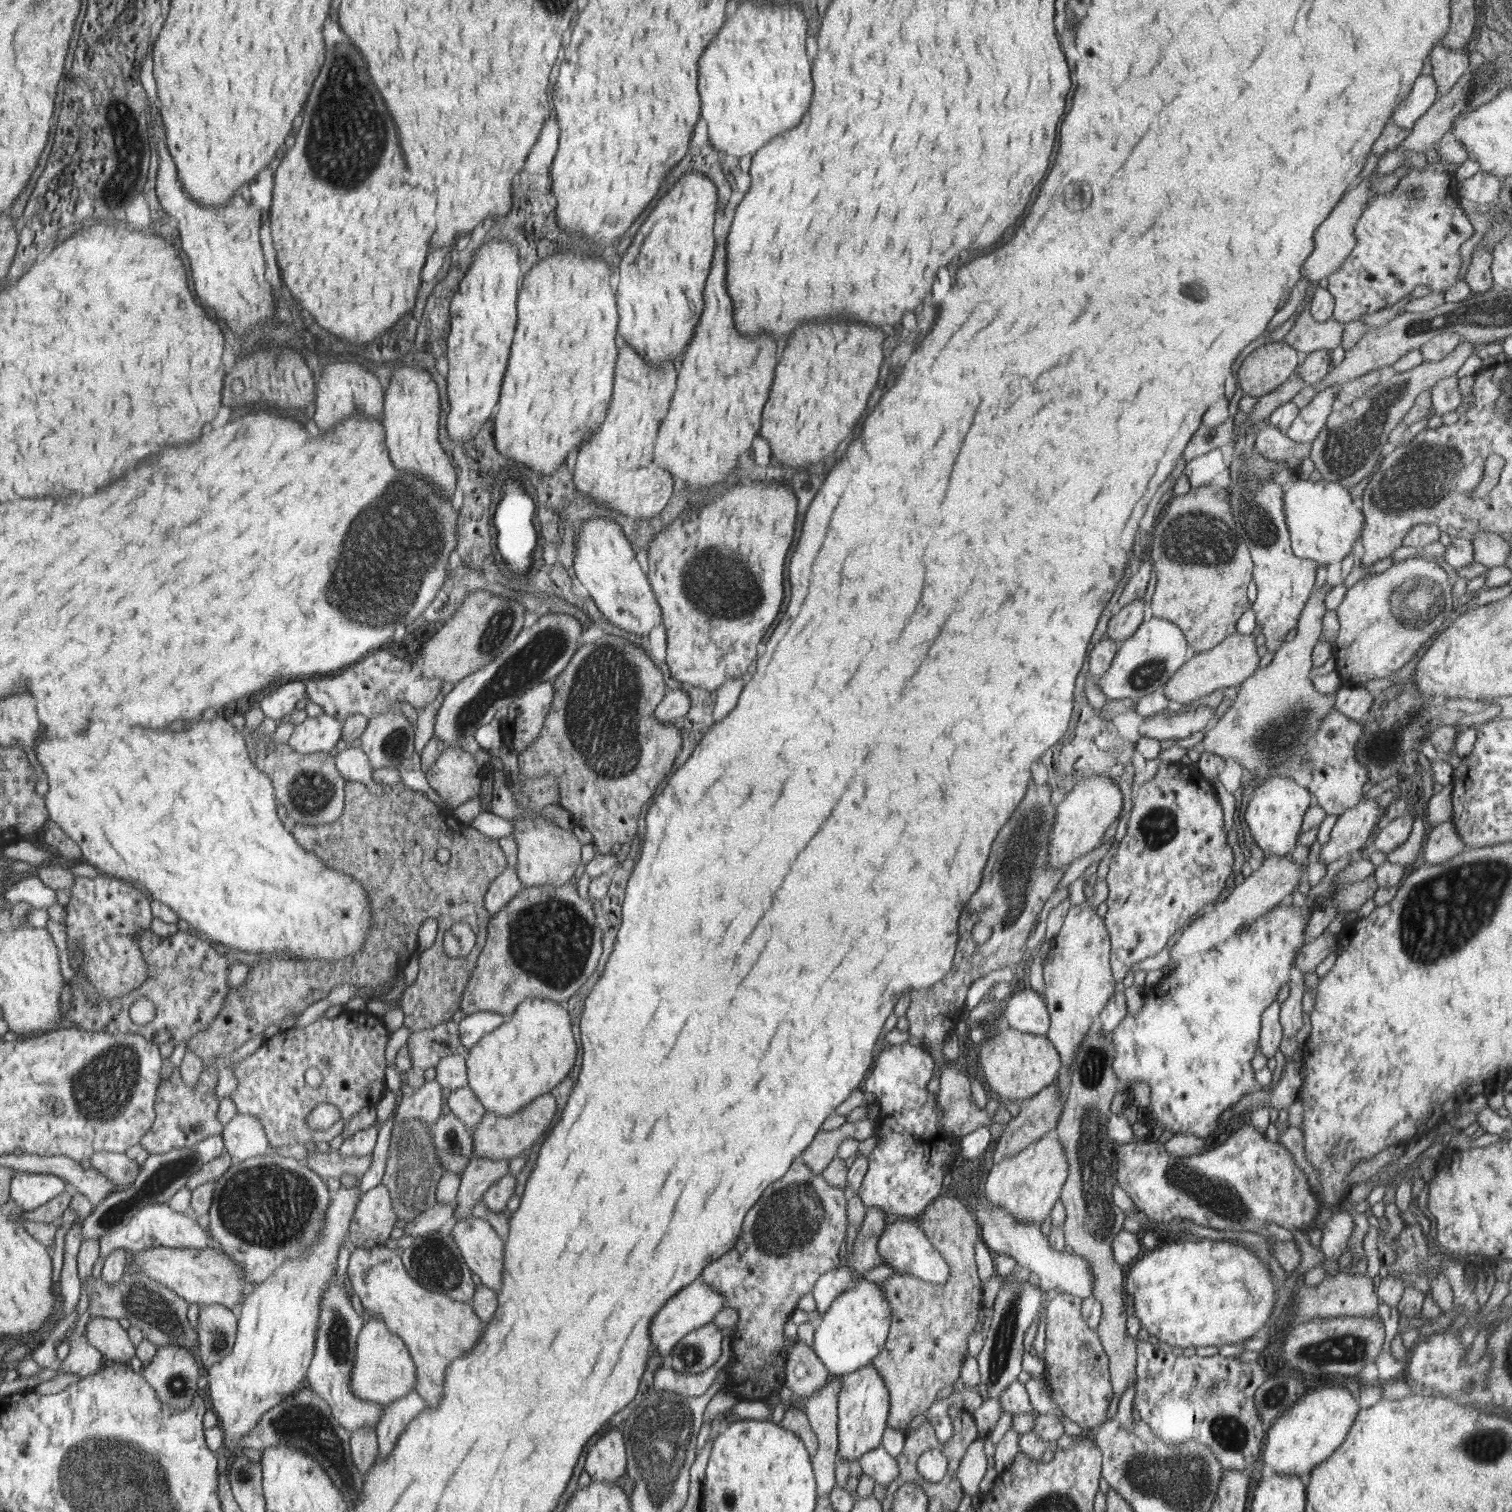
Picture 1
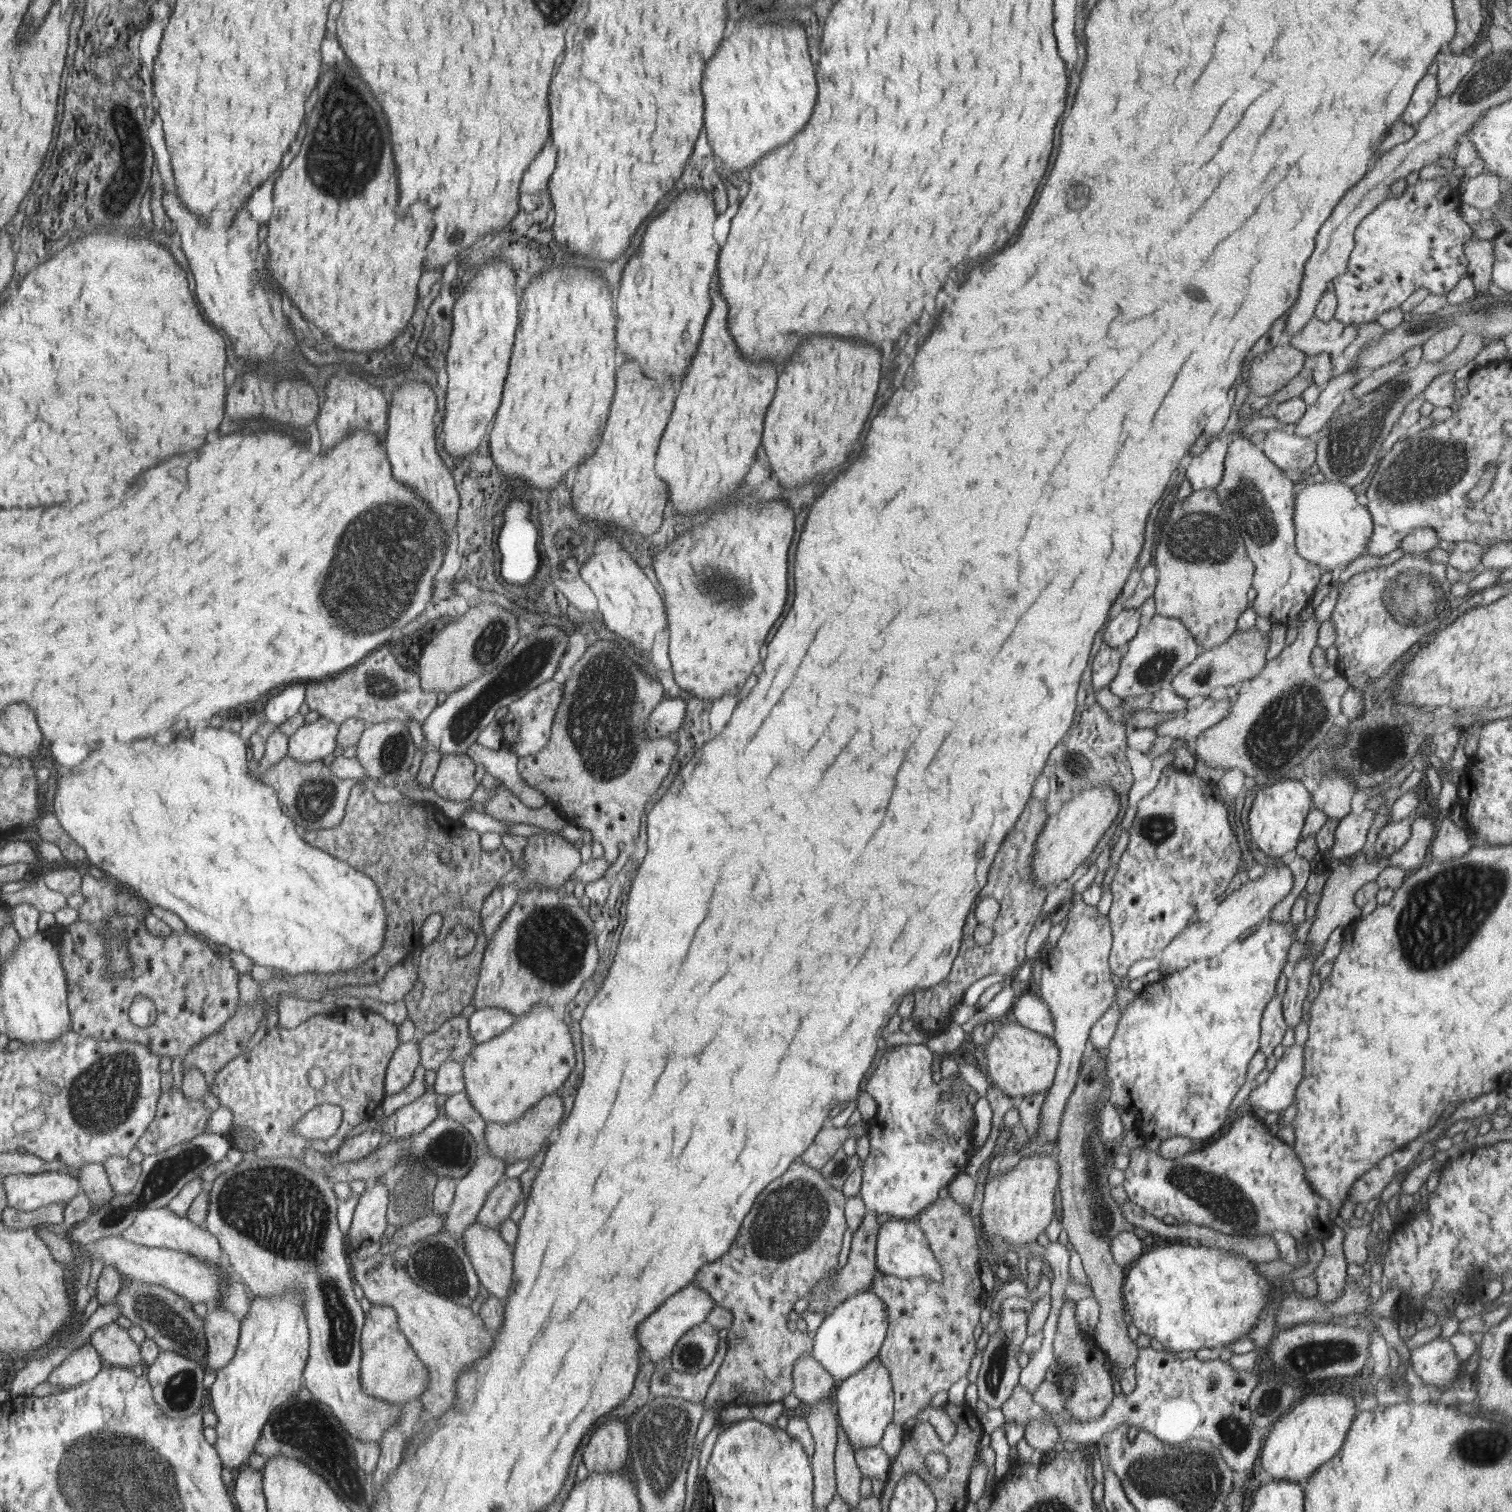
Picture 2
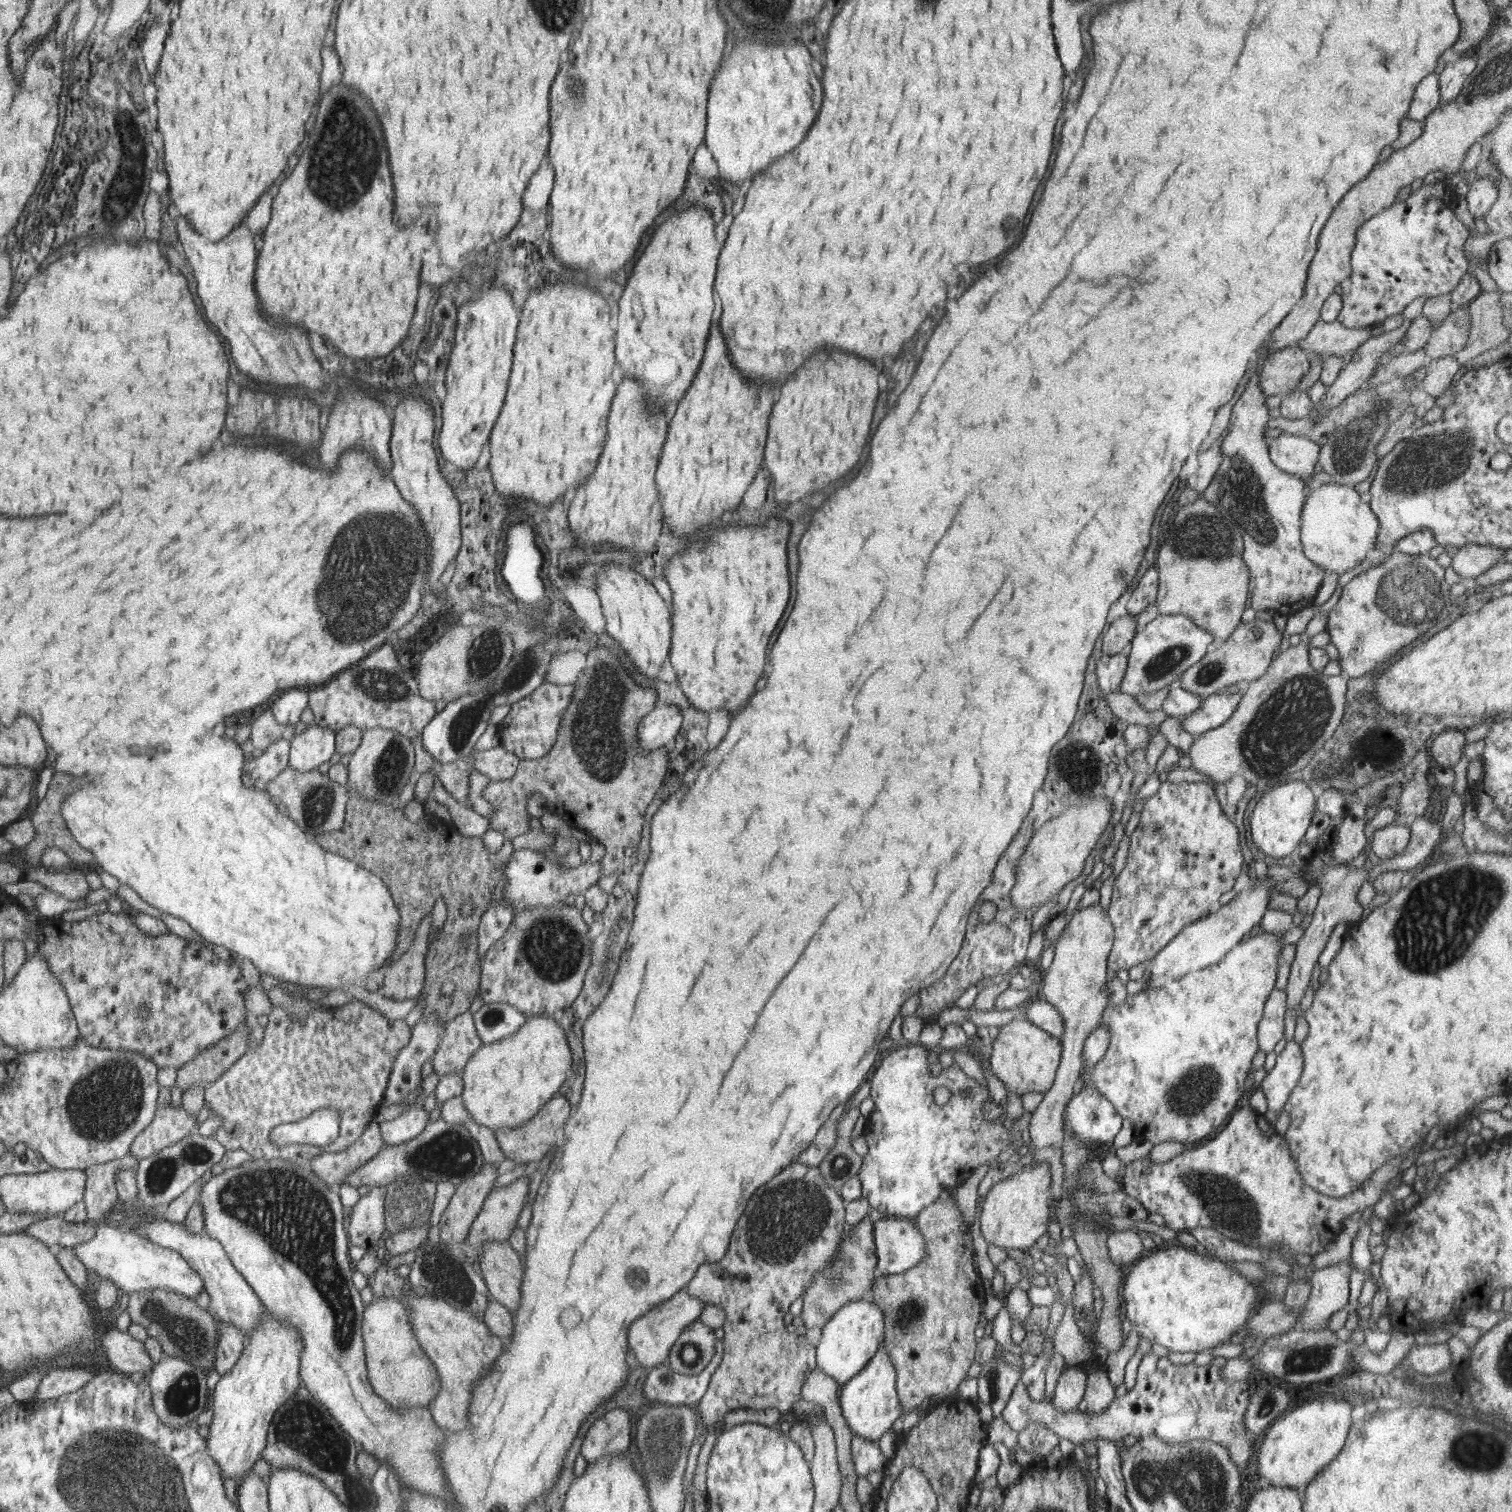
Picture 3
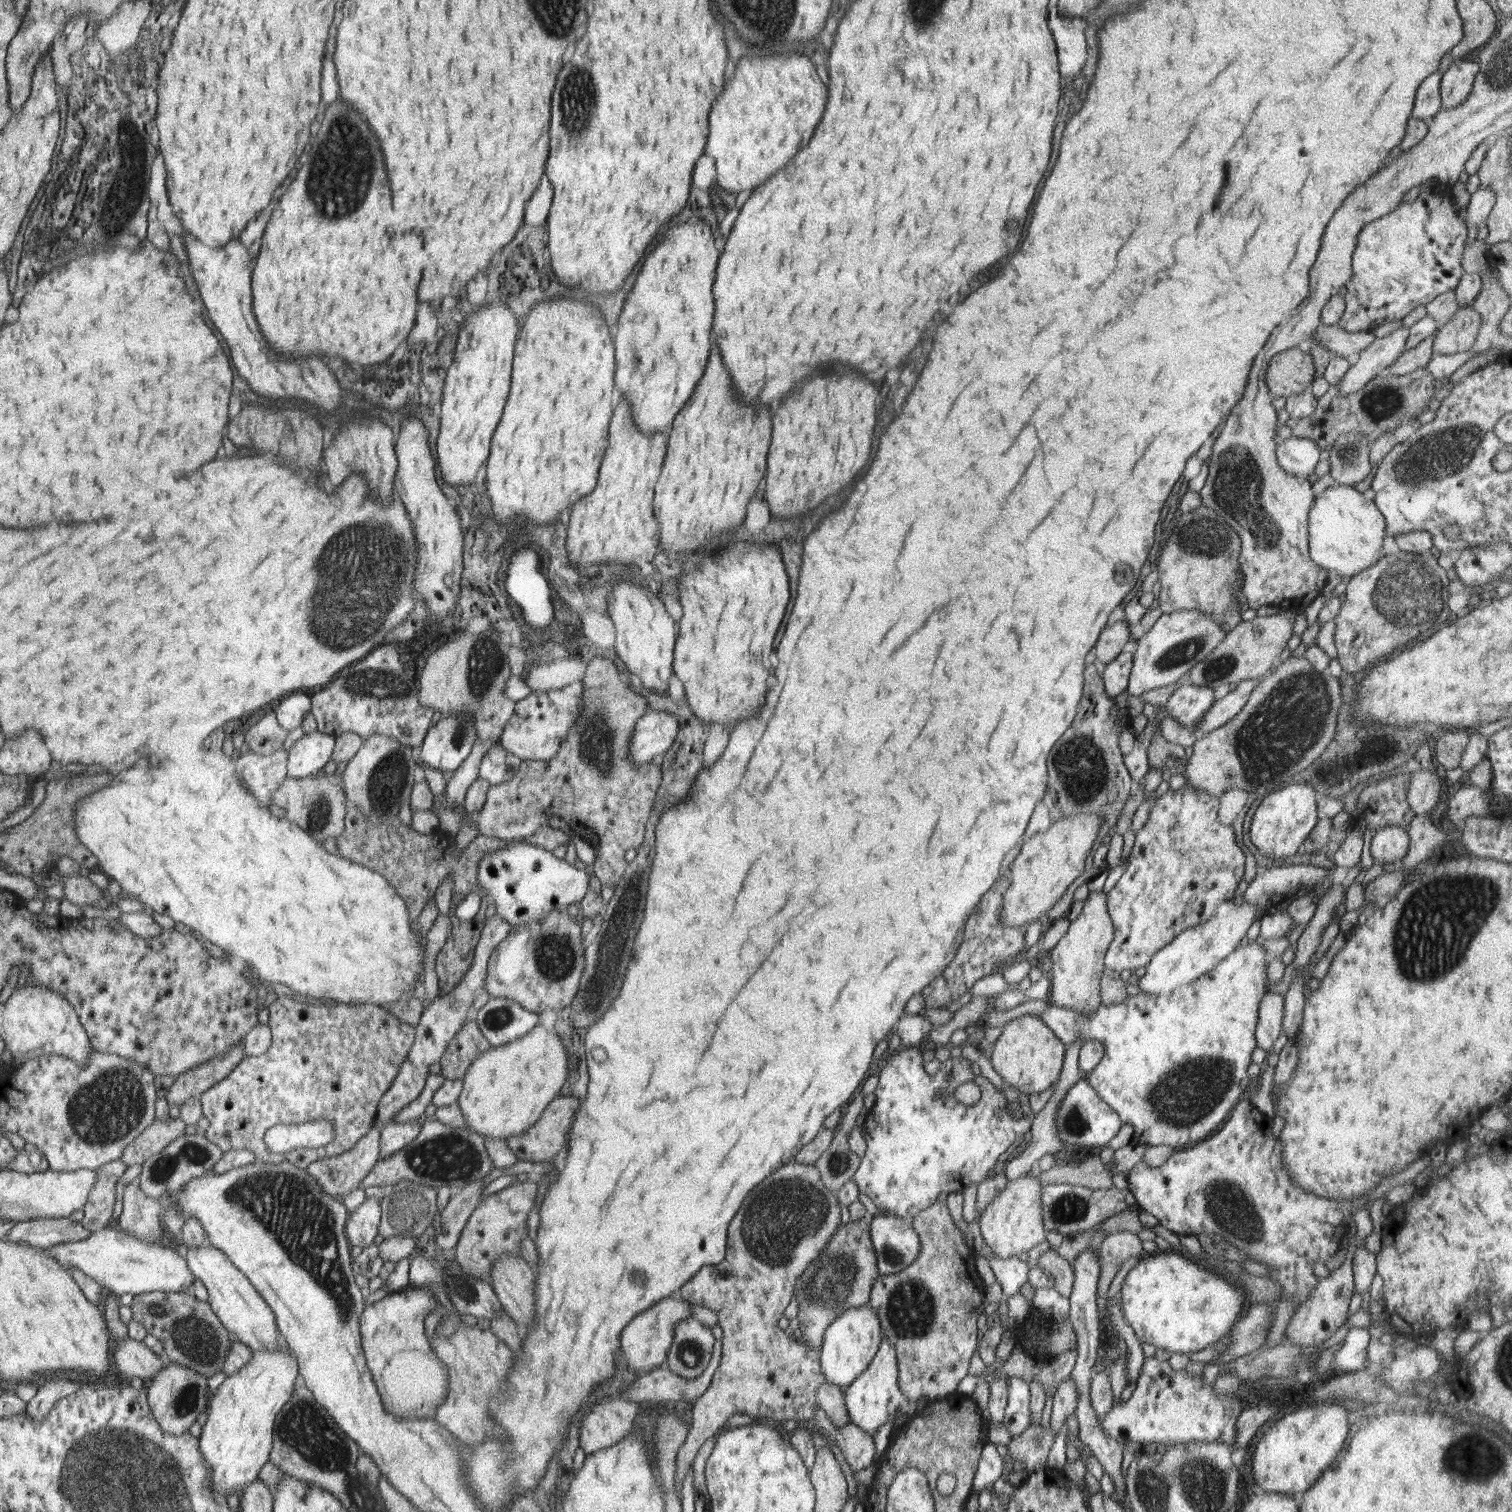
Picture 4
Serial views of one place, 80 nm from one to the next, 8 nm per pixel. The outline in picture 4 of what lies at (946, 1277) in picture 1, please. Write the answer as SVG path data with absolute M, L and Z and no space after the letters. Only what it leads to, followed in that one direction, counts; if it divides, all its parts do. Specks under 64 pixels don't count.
M886 1213L869 1221L877 1273L884 1277L904 1271L920 1254L920 1237L911 1222Z

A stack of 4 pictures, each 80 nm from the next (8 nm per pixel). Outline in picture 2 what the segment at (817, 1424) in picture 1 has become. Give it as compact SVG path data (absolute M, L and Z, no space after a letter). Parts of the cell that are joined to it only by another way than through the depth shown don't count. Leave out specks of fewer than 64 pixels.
M828 1397L811 1404L807 1425L815 1442L811 1467L813 1472L815 1511L827 1507L837 1492L835 1450L838 1436L838 1416L834 1398Z

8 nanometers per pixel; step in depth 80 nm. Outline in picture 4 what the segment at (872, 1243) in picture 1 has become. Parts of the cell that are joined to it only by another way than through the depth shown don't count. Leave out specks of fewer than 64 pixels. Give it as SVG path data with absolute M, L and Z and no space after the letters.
M867 1217L841 1224L822 1256L803 1270L794 1286L793 1299L798 1302L797 1317L803 1334L803 1346L820 1350L825 1329L849 1308L868 1304L877 1273L877 1258L870 1237Z

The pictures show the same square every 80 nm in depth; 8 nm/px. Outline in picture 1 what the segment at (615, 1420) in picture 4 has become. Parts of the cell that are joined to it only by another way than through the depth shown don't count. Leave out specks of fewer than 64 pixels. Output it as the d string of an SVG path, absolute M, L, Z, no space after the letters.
M610 1429L604 1432L586 1454L586 1471L594 1482L620 1483L627 1472L627 1452L623 1432Z

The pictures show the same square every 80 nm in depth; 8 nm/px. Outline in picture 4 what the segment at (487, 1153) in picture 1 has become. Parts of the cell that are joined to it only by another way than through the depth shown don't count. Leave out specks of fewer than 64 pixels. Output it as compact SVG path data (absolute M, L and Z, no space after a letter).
M568 1094L566 1097L558 1096L545 1109L543 1116L539 1118L537 1124L531 1126L518 1136L508 1138L508 1146L513 1149L518 1160L540 1162L550 1161L562 1150L569 1146L569 1137L571 1126L574 1125L574 1118L577 1116L577 1110L580 1107L580 1099Z

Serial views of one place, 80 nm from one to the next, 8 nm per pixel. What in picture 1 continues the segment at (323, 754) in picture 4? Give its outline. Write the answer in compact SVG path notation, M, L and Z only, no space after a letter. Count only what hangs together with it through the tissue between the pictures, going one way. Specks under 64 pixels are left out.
M326 713L306 719L294 728L290 747L302 755L329 753L343 736L342 721Z

